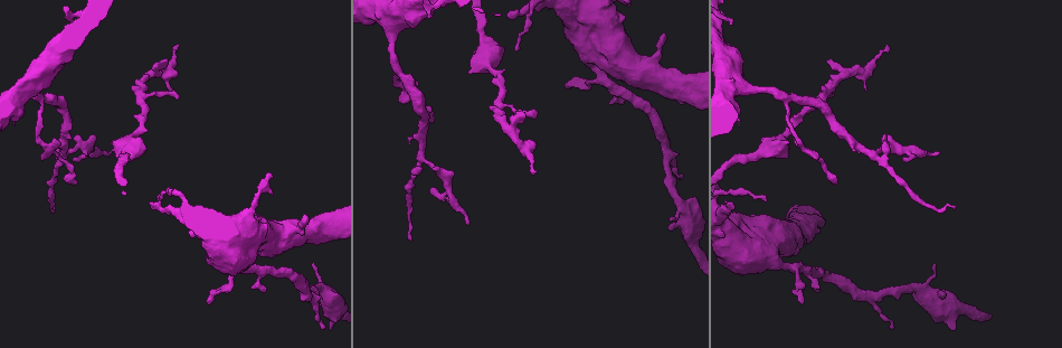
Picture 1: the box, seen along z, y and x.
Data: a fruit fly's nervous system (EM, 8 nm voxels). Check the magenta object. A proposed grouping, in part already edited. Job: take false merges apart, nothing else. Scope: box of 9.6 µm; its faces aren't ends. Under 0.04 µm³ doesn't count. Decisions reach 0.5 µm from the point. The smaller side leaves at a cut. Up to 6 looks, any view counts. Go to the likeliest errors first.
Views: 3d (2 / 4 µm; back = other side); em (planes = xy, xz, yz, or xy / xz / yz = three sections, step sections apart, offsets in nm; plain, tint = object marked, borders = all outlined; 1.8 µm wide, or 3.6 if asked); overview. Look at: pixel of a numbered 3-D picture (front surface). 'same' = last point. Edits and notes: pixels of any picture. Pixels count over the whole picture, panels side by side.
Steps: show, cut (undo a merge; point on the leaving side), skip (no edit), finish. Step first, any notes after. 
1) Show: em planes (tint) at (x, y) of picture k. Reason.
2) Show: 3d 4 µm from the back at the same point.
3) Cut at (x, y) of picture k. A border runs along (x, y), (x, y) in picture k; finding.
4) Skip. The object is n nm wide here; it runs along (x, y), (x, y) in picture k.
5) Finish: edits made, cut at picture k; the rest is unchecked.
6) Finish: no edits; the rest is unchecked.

Show: 3d 4 µm at (324, 291) of picture 1. Calibre changes.

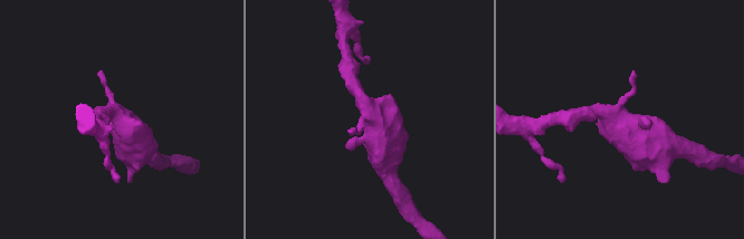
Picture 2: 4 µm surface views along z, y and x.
Show: em 3.6 µm yz step 8 (tint) at (611, 119) of picture 2.

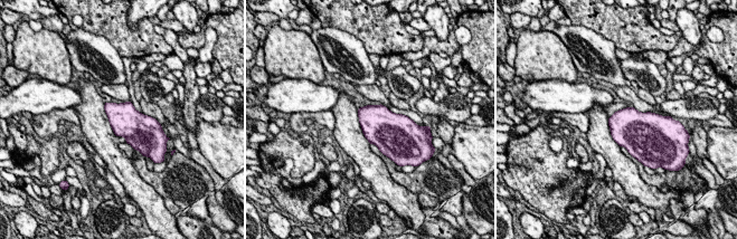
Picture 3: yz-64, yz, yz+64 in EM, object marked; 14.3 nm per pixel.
Skip. The object is 440 nm wide here; one cell here.

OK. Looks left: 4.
Show: 3d 4 µm at (422, 159) of picture 1. Abrupt turn.

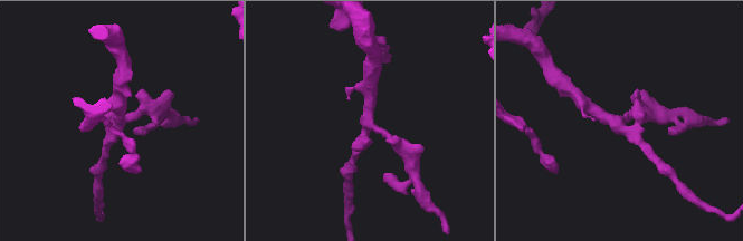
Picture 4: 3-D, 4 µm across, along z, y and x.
Show: em planes (tint) at (117, 121) of picture 4.

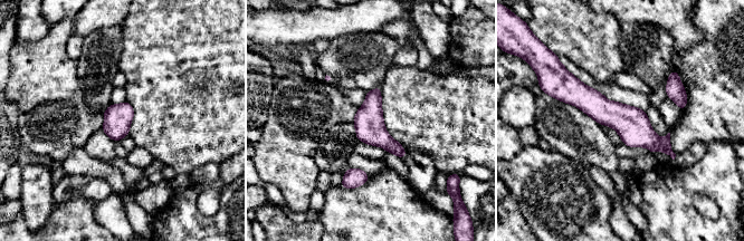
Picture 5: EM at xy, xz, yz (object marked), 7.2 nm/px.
Skip. The object is 200 nm wide here; it runs along (559, 95), (583, 96), (668, 151) in picture 5; one cell here.

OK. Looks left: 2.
Show: 3d 4 µm from the back at (644, 70) of picture 1. Calibre changes.

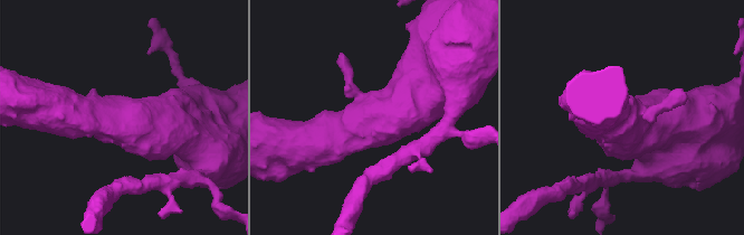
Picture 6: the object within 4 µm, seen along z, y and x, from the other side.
Show: em 3.6 µm planes (tint) at (125, 124) of picture 6. Now the EM.

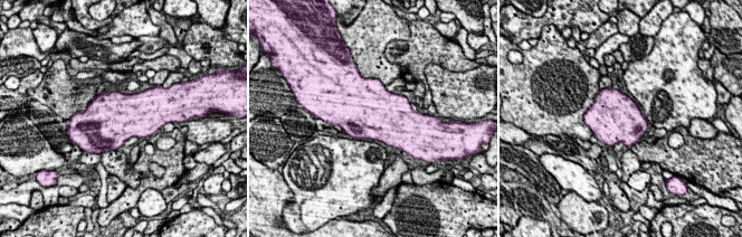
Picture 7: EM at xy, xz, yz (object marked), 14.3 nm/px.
Skip. One cell here.

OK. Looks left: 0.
Finish: no edits; the rest is unchecked.

